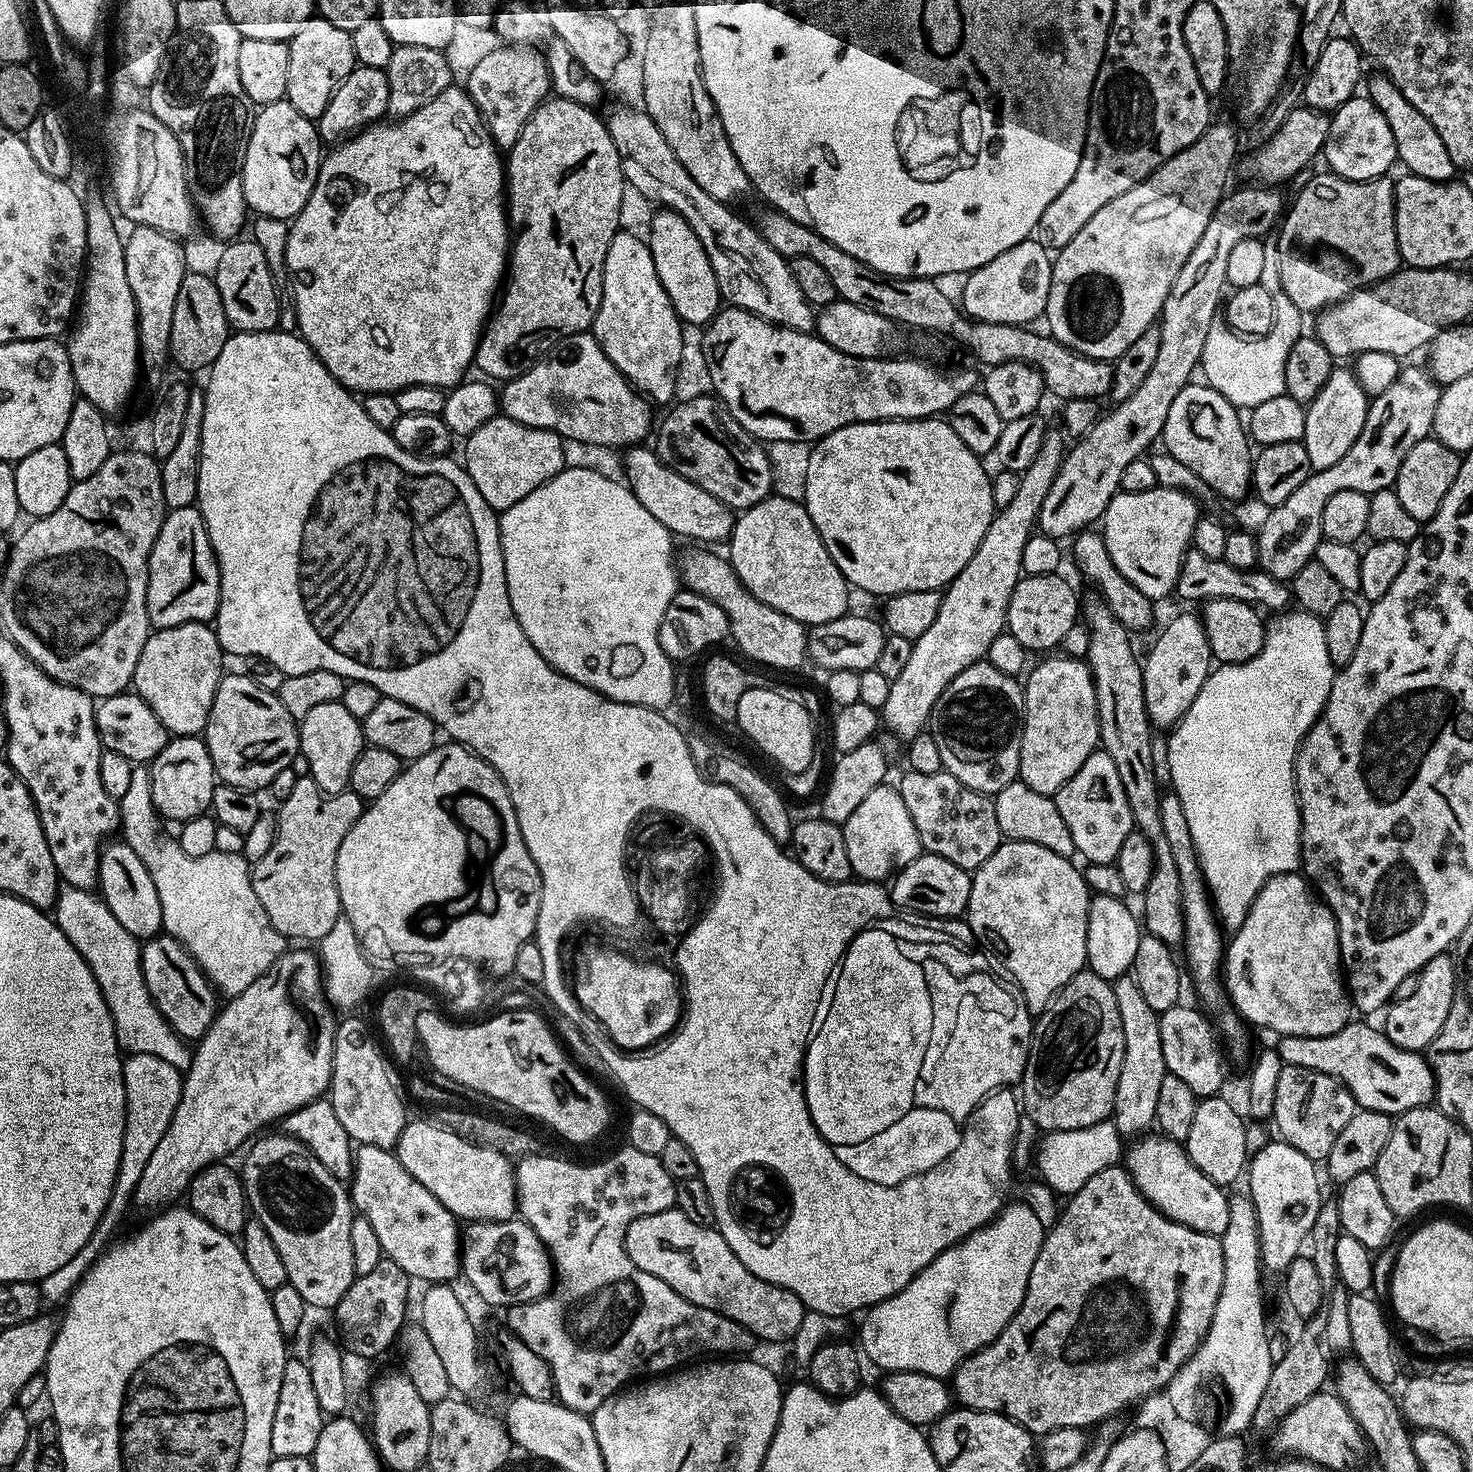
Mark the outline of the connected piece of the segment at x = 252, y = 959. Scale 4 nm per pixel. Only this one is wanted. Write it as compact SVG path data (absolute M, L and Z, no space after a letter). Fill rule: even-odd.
M136 766L132 769L132 777L130 778L130 787L127 788L126 794L119 800L120 805L120 828L124 836L123 843L130 846L130 850L134 850L134 854L138 854L138 858L142 858L142 862L146 866L146 870L150 874L150 878L154 878L154 890L158 890L158 902L162 902L162 922L164 923L163 931L167 935L172 936L178 943L183 944L184 949L193 956L198 962L198 966L207 976L208 981L216 989L217 993L223 994L225 997L231 998L242 994L242 990L246 990L246 986L250 986L262 974L266 974L266 970L270 970L270 966L274 966L274 962L286 951L286 938L278 930L274 930L274 926L270 922L270 918L266 918L266 910L262 910L262 902L258 902L258 894L254 894L254 886L252 885L252 868L250 862L243 854L222 854L221 852L211 852L210 854L202 854L202 858L190 858L180 849L179 839L167 836L160 829L162 825L161 817L152 806L152 798L150 795L150 772L147 767Z

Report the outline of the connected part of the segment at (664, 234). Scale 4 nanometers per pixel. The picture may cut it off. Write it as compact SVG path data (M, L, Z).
M656 211L660 212L653 214L646 235L648 249L654 258L654 270L658 270L658 278L681 321L685 325L707 326L722 307L714 266L710 266L710 258L702 242L698 242L698 234L690 230L688 223L677 212Z

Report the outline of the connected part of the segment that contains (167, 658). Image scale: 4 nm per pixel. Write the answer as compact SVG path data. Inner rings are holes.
M207 623L157 628L149 635L146 646L142 646L138 666L132 675L131 687L149 704L154 714L161 720L162 726L168 728L172 736L200 736L208 721L214 694L226 672L224 660L226 661L226 653L220 647L216 629Z

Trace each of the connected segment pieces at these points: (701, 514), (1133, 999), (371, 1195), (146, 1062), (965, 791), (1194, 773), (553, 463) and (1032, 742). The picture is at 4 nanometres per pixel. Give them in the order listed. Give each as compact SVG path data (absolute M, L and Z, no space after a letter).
M632 446L623 453L624 468L628 471L626 483L633 492L636 493L638 502L642 502L642 506L646 506L646 510L650 510L650 514L654 514L654 518L658 518L658 522L662 522L662 526L666 526L673 537L689 536L692 540L705 540L705 545L716 546L721 542L727 541L732 535L732 528L736 524L736 516L733 509L724 505L721 500L714 498L714 494L706 494L706 490L702 490L702 486L698 486L694 482L690 482L682 474L678 474L673 468L668 467L655 451L648 446Z
M1131 975L1121 976L1115 981L1114 987L1118 1014L1122 1018L1124 1061L1118 1074L1118 1090L1112 1120L1121 1135L1136 1136L1145 1133L1156 1119L1158 1089L1162 1086L1162 1078L1166 1075L1162 1058L1160 1018L1154 1010L1150 1010L1146 998L1142 998L1142 990L1138 990Z
M359 1145L354 1152L350 1195L355 1211L374 1226L385 1257L402 1266L408 1277L443 1284L461 1275L462 1232L456 1229L457 1217L404 1169L395 1151Z
M129 1053L123 1064L123 1092L126 1094L126 1110L124 1111L124 1141L122 1142L122 1158L118 1162L116 1181L112 1187L112 1193L108 1199L106 1210L94 1226L86 1246L62 1266L62 1270L54 1270L54 1274L46 1274L46 1278L39 1280L40 1299L52 1304L67 1301L72 1291L80 1284L82 1279L99 1256L103 1256L106 1249L113 1243L112 1235L116 1232L116 1227L124 1220L128 1208L132 1204L132 1195L136 1193L138 1181L142 1179L142 1174L146 1170L146 1162L154 1155L154 1149L158 1147L158 1142L162 1142L162 1134L170 1126L174 1118L174 1110L180 1104L181 1090L183 1088L183 1073L176 1067L165 1062L162 1058L157 1058L152 1054L132 1054Z
M911 770L905 773L898 781L898 787L902 802L906 802L906 810L910 810L914 830L918 830L921 849L925 853L946 858L954 862L954 866L965 870L980 868L1002 842L993 797L975 792L943 770L934 774L918 774Z
M1284 610L1266 624L1264 645L1254 657L1241 664L1220 664L1209 672L1202 690L1198 690L1198 698L1190 702L1190 710L1171 729L1172 737L1168 740L1168 776L1172 779L1171 791L1182 802L1182 811L1186 813L1186 822L1190 826L1190 838L1194 838L1196 858L1208 886L1211 903L1219 923L1225 929L1235 930L1242 926L1254 898L1262 890L1262 886L1271 876L1296 872L1301 867L1300 858L1300 800L1296 796L1296 753L1304 741L1304 735L1314 726L1320 716L1324 704L1328 701L1334 669L1330 662L1330 654L1326 650L1326 630L1321 617L1303 610Z
M497 414L490 418L490 422L478 426L463 444L462 467L467 470L474 486L478 486L478 494L482 494L484 501L497 514L522 502L526 494L538 490L538 486L552 480L566 467L566 444L558 433L519 424L503 414Z
M1052 654L1023 681L1024 729L1020 747L1020 779L1030 790L1055 797L1058 789L1082 767L1100 744L1100 719L1096 709L1096 683L1083 659Z

